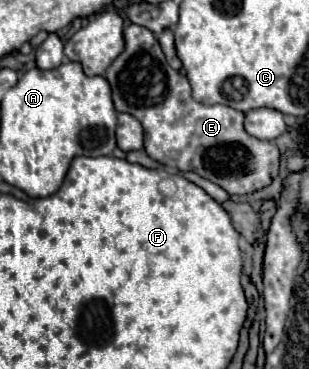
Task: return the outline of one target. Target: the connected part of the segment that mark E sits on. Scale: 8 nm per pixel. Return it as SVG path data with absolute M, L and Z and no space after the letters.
M140 25L124 27L124 51L114 59L110 69L106 71L106 79L112 87L112 101L116 111L124 111L134 115L144 127L144 151L150 159L164 165L168 171L188 173L194 171L200 177L220 185L230 195L250 195L270 185L278 175L280 167L280 149L272 141L262 141L246 133L244 129L244 113L236 111L228 105L202 105L194 101L190 83L184 75L174 71L162 53L158 39Z

